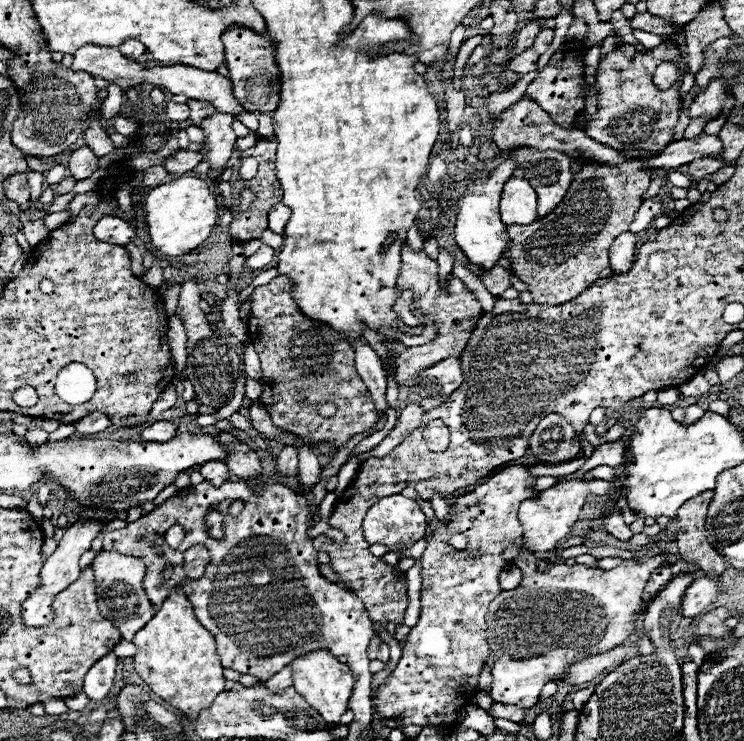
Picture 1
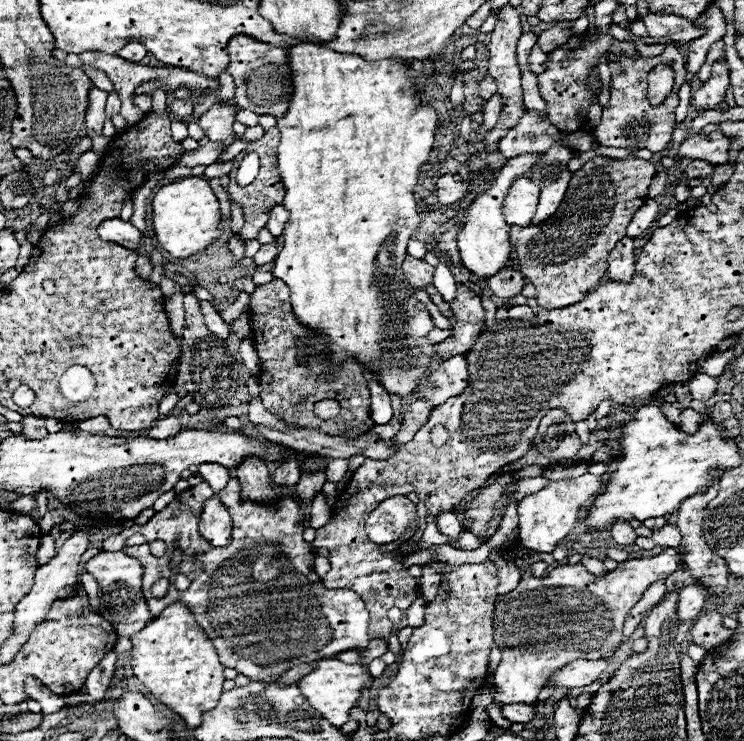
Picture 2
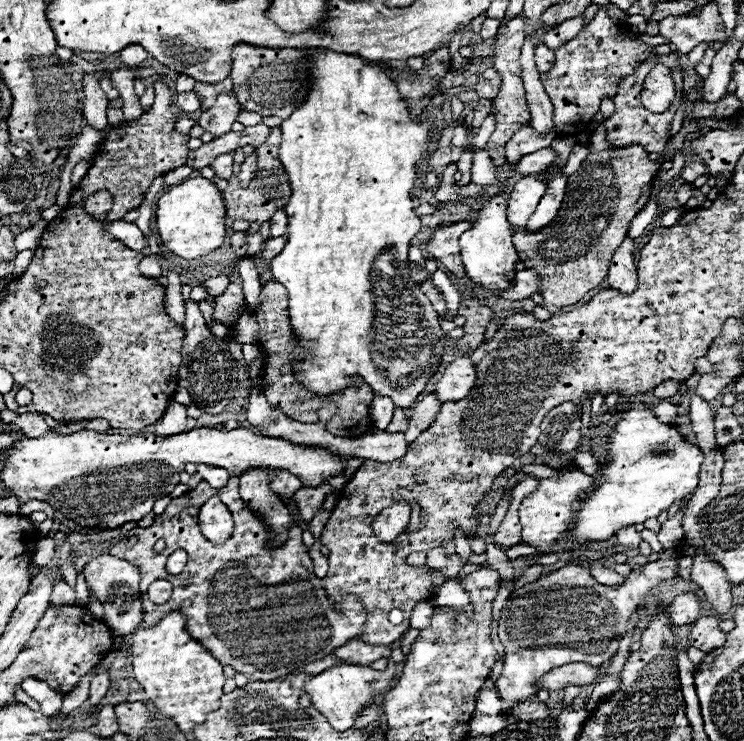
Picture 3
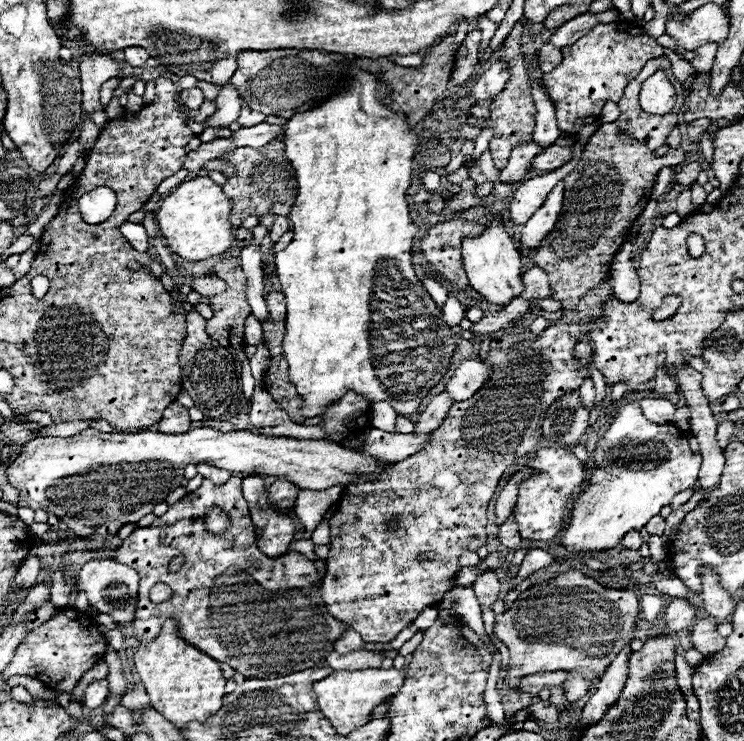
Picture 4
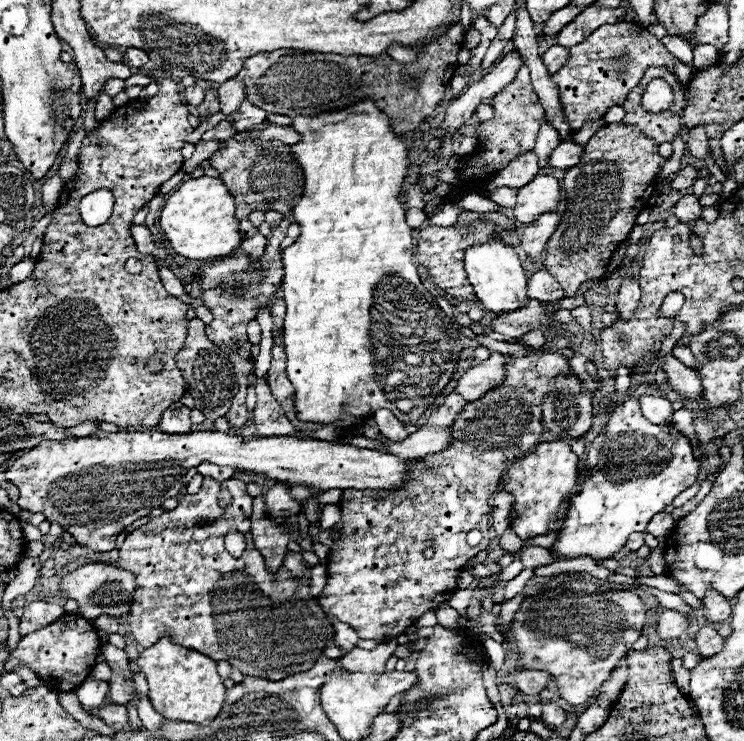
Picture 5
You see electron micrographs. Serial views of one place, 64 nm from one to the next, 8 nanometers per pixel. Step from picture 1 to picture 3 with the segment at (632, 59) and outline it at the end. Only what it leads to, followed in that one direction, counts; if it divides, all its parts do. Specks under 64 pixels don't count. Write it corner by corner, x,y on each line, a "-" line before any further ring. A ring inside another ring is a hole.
672,52
668,56
650,56
644,64
640,64
640,68
636,68
634,76
628,76
620,82
620,88
618,88
618,94
614,98
614,104
616,104
616,112
604,120
604,124
608,124
608,142
612,144
642,144
648,152
664,152
668,140
670,140
670,124
674,120
674,114
680,106
680,100
682,100
682,74
680,74
680,58
-
656,64
664,64
670,68
672,72
672,78
674,78
674,84
676,84
676,100
672,102
670,110
662,112
662,114
654,114
654,112
648,112
646,108
642,108
640,104
640,88
642,88
642,82
644,78
648,76
648,72
656,66

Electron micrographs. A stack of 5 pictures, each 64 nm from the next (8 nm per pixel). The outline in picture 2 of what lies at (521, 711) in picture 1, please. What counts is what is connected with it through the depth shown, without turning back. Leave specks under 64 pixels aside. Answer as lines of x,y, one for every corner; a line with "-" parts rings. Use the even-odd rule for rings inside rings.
516,704
516,706
502,706
502,714
504,718
508,718
510,722
530,722
536,716
536,708
534,706
526,706
526,704

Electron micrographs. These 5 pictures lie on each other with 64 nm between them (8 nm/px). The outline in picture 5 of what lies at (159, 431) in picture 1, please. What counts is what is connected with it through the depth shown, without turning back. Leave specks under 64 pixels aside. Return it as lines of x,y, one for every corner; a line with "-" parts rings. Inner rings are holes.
180,402
172,404
164,412
162,422
160,422
160,430
168,432
168,434
186,434
186,432
190,432
190,426
192,426
190,410

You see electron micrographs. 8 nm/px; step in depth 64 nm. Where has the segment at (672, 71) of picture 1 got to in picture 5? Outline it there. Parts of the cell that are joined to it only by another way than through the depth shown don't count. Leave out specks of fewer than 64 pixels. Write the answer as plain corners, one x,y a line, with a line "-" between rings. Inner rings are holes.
660,78
652,80
646,92
642,94
642,104
644,108
648,108
648,112
662,112
672,104
672,100
674,100
672,88

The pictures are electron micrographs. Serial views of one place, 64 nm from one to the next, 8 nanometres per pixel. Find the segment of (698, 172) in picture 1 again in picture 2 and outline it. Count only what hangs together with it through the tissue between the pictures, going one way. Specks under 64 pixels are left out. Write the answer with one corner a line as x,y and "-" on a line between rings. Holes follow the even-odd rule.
694,160
684,168
684,178
692,180
692,178
708,178
714,172
714,168
710,164
704,164
704,160

